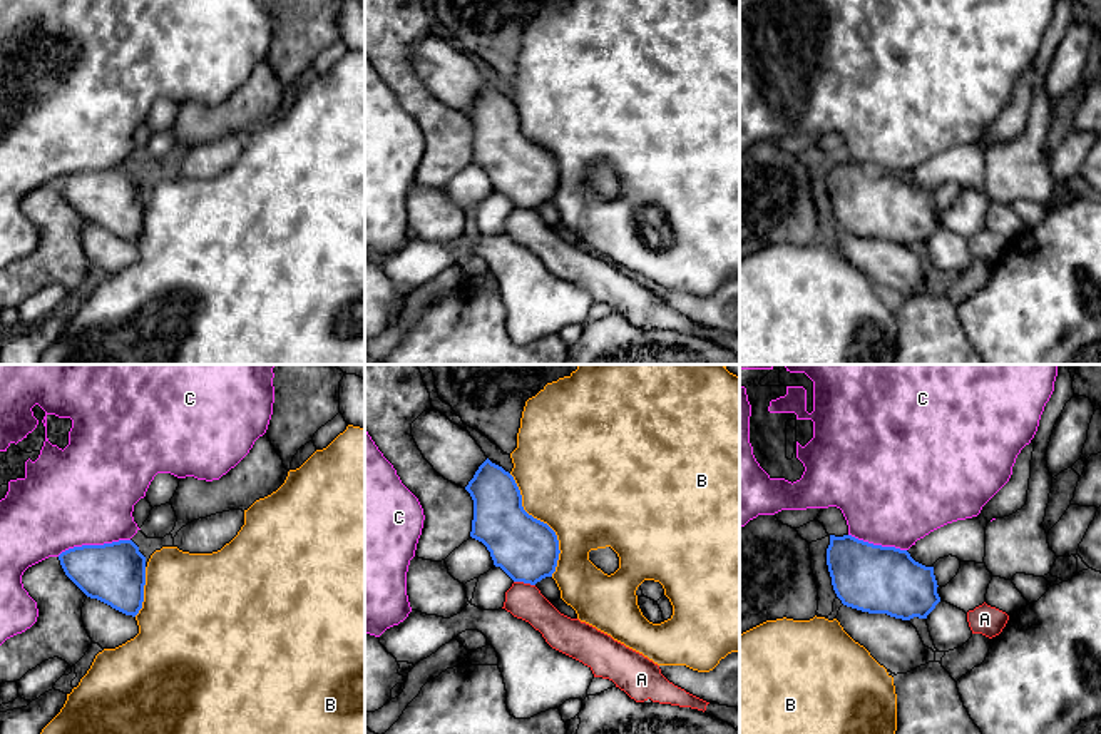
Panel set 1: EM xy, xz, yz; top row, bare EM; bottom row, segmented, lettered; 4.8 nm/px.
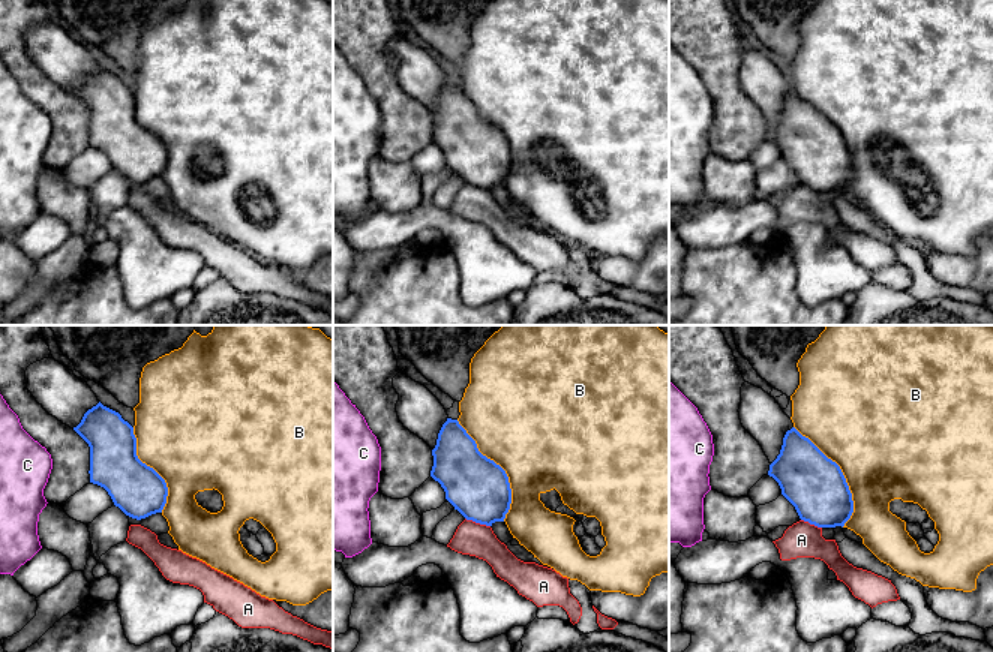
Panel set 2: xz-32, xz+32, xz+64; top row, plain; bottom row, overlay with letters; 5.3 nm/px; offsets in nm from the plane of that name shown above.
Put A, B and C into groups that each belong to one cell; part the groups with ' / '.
A / B / C

